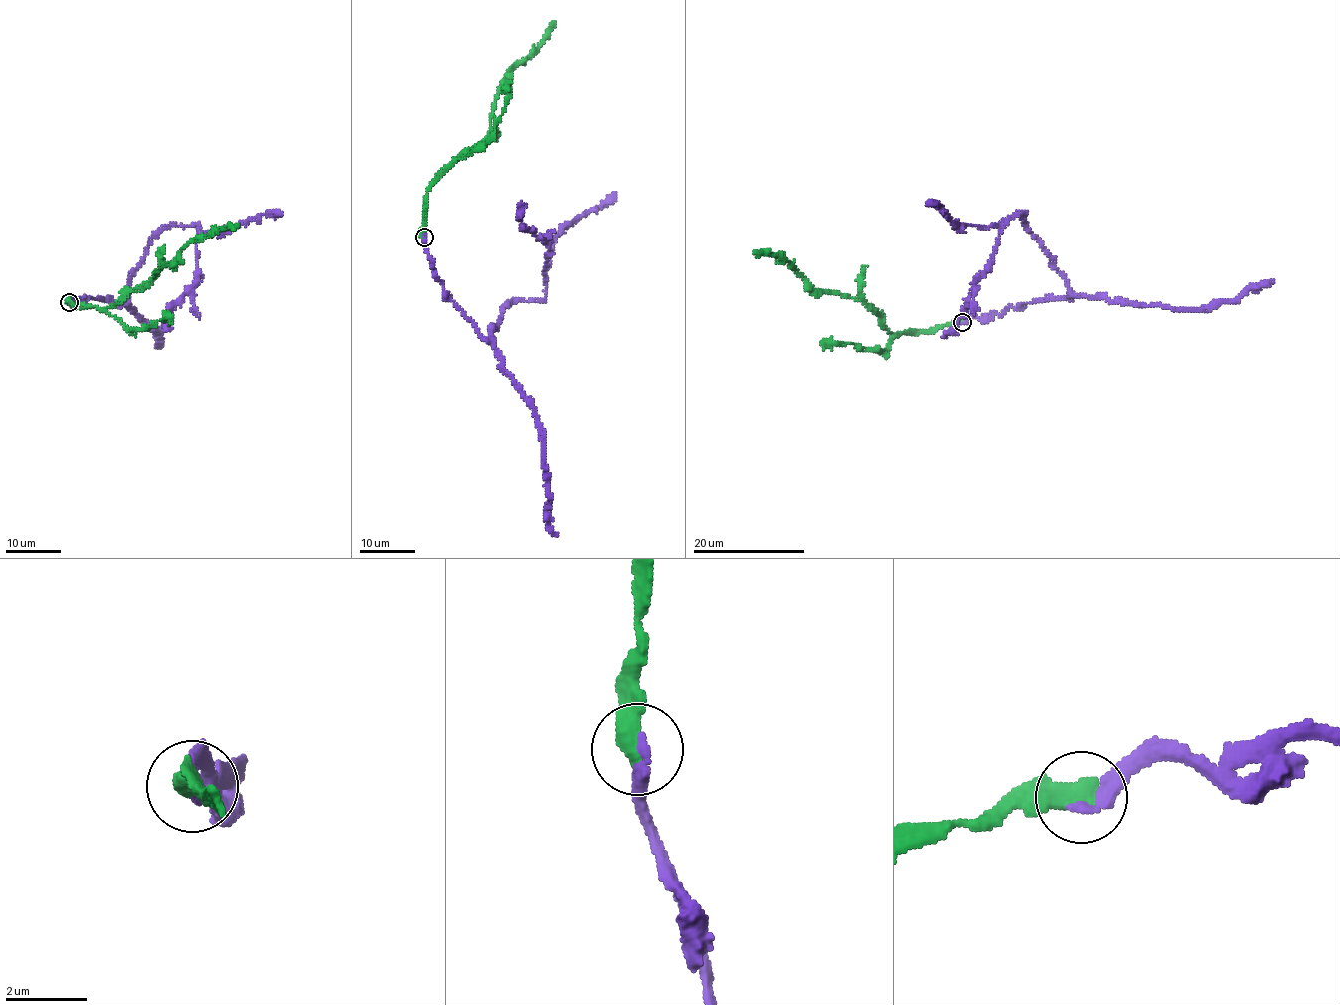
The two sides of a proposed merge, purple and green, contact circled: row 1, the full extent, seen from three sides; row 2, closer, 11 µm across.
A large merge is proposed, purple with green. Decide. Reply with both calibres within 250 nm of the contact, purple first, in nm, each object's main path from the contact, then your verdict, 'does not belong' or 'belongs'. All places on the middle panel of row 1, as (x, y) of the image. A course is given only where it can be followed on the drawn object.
260 nm thick on the purple side, 550 nm on the other; purple runs (423, 237), (444, 292), (492, 339), (509, 304), (541, 300), (545, 293), (549, 246), (522, 225), (520, 200); green runs (423, 237), (426, 190), (490, 132), (500, 85), (540, 44), (554, 22); belongs

